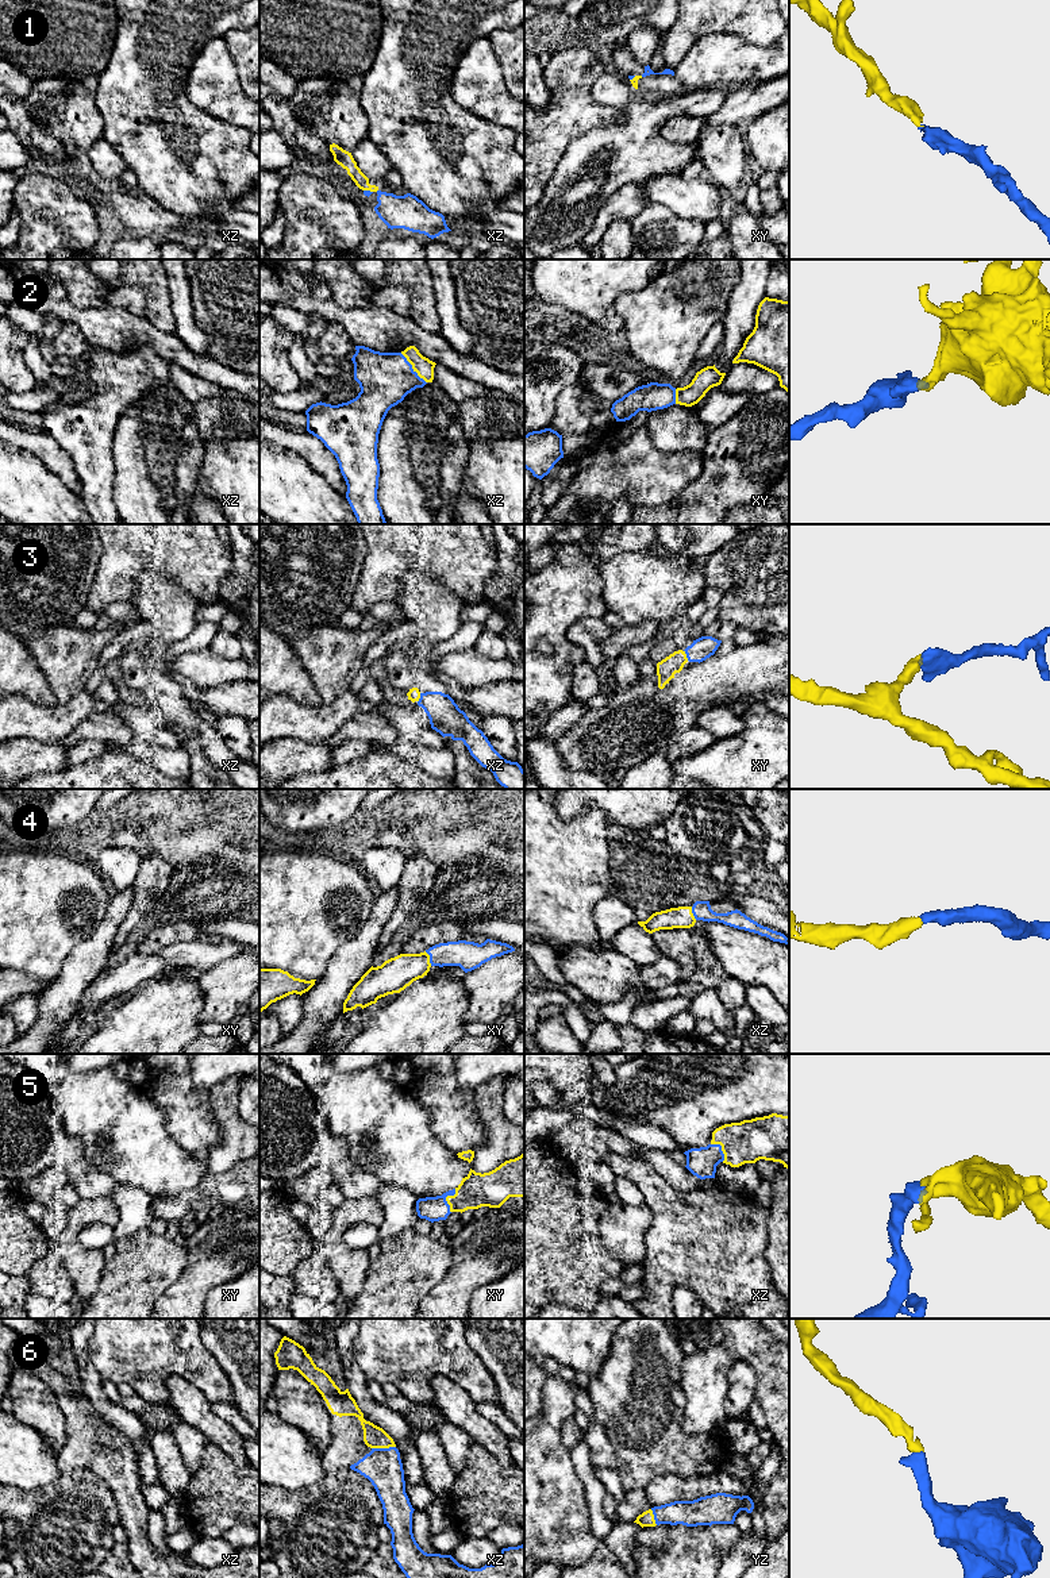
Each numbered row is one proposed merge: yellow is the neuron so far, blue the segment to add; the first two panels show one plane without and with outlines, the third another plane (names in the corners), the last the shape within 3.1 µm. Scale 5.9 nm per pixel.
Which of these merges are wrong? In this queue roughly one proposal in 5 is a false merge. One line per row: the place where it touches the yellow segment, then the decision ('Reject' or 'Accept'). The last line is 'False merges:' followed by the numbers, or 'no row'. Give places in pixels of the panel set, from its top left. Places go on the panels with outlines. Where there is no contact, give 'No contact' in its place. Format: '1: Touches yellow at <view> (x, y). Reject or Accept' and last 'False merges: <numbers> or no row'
1: Touches yellow at xz (368, 189). Accept
2: Touches yellow at xz (412, 368). Accept
3: Touches yellow at xy (685, 655). Accept
4: Touches yellow at xy (429, 958). Accept
5: Touches yellow at xy (446, 1199). Accept
6: Touches yellow at xz (383, 1447). Accept
False merges: no row

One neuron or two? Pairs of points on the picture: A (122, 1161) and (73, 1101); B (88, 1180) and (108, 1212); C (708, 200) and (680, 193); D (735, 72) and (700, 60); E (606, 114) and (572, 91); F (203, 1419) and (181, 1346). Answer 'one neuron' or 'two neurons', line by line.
A: one neuron
B: two neurons
C: one neuron
D: one neuron
E: one neuron
F: two neurons

